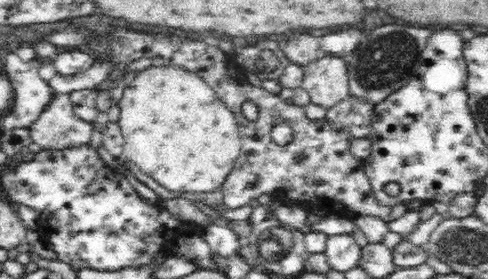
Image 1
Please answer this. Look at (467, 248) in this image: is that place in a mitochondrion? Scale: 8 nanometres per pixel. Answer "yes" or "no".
yes

